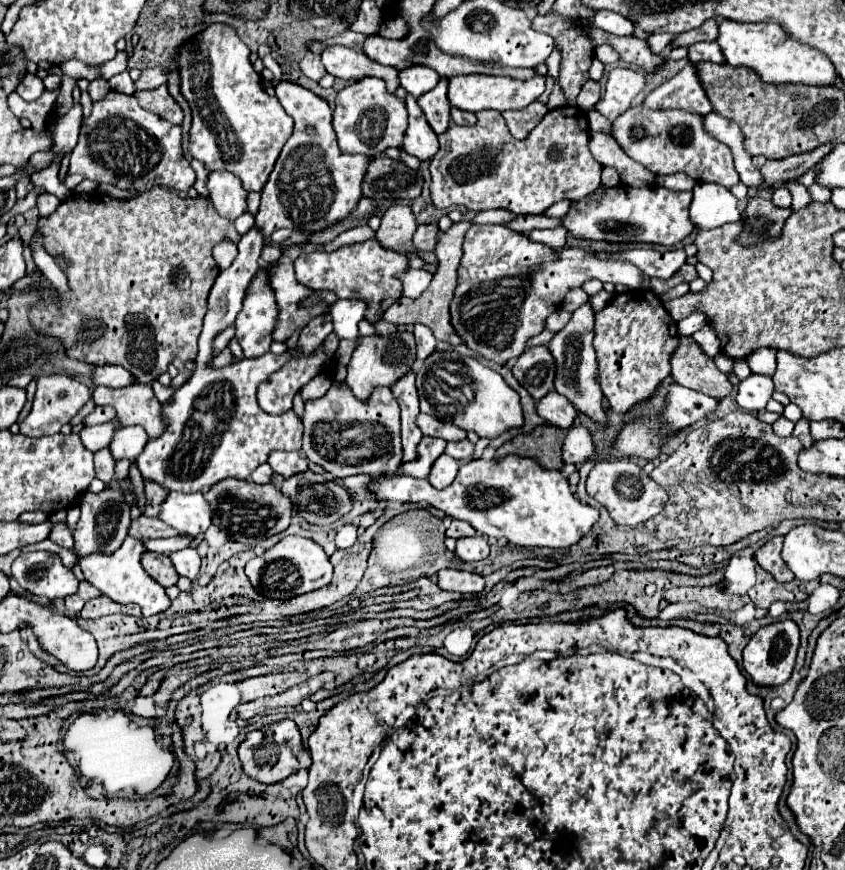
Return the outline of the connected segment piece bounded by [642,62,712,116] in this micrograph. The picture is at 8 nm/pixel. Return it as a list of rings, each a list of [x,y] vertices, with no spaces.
[[[688,62],[684,66],[684,70],[680,70],[674,78],[670,78],[668,82],[664,82],[662,86],[658,86],[654,92],[650,92],[644,102],[644,108],[650,110],[688,110],[694,114],[708,114],[712,110],[700,80],[696,76],[694,64]]]

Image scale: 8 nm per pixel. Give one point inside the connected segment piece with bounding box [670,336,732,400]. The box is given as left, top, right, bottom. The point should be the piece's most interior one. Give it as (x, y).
(691, 367)

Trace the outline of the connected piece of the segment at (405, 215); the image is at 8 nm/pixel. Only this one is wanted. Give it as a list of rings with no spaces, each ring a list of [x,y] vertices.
[[[392,204],[382,214],[382,224],[376,232],[376,240],[386,248],[408,254],[412,250],[412,248],[408,248],[408,244],[410,244],[414,232],[416,232],[416,218],[414,218],[412,210],[408,206]]]

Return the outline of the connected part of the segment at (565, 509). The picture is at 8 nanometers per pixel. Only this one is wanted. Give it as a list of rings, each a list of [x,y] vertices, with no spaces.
[[[524,456],[468,460],[460,466],[454,482],[444,490],[436,490],[428,480],[412,476],[380,476],[370,490],[386,502],[430,504],[452,518],[470,522],[484,536],[506,538],[514,546],[568,548],[598,520],[598,510],[584,506],[572,494],[560,470],[544,470],[536,458]]]

